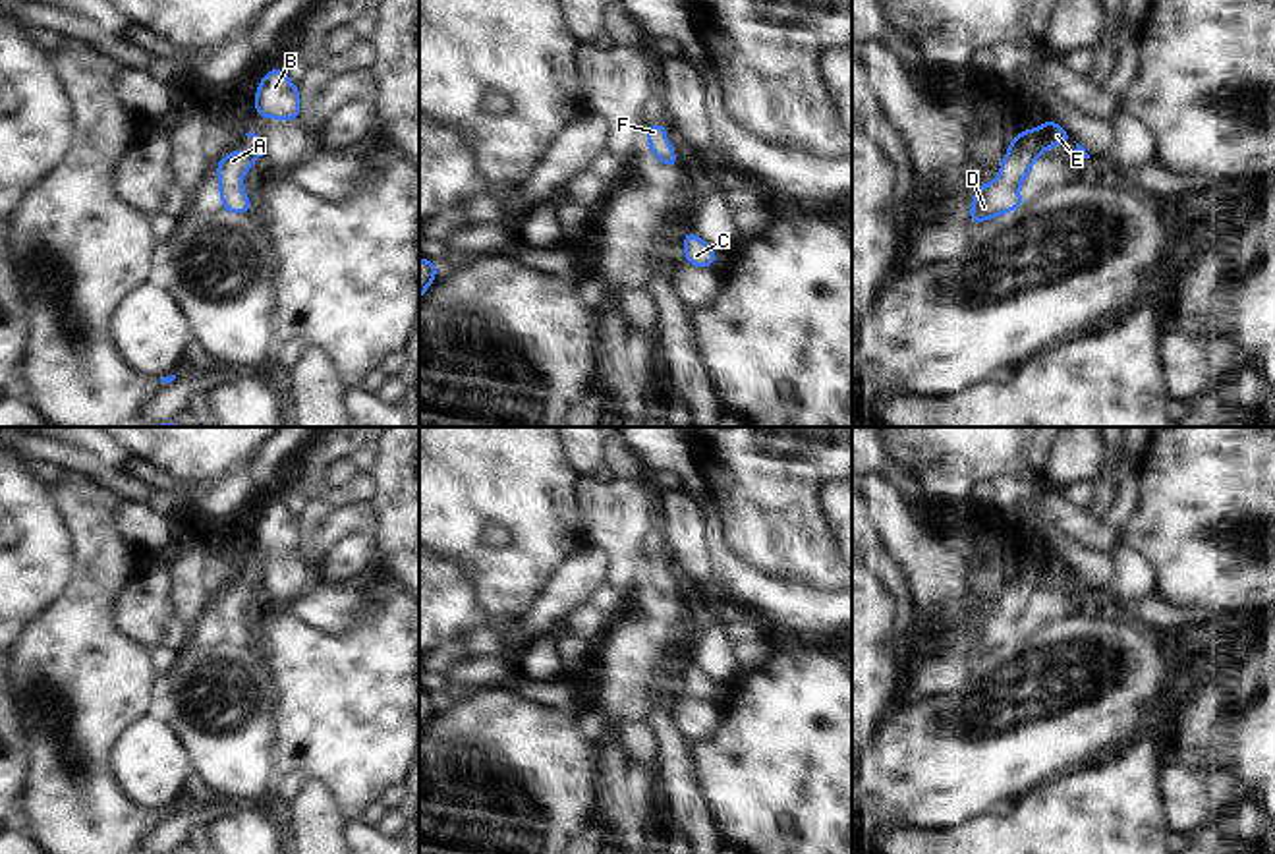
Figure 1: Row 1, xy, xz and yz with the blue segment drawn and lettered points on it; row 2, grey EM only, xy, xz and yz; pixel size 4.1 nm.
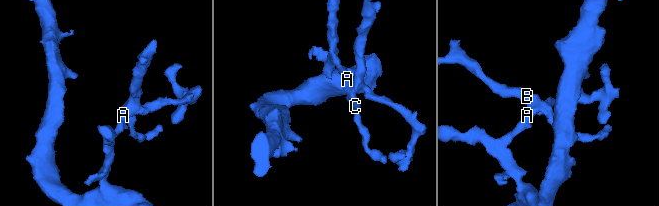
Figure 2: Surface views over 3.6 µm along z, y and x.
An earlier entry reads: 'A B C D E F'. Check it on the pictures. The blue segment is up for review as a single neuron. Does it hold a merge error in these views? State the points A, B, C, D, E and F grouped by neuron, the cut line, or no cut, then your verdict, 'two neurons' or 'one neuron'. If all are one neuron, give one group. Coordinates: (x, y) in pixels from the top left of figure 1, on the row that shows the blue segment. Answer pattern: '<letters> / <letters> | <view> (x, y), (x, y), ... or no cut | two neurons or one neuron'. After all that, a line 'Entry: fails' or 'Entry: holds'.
A B C D E F | no cut | one neuron
Entry: holds

